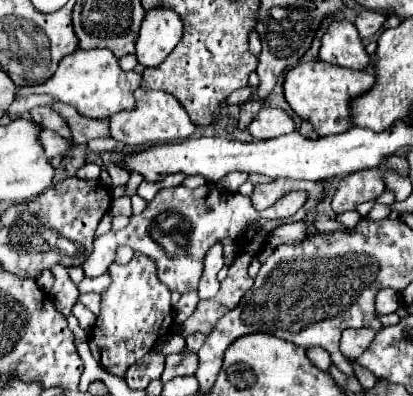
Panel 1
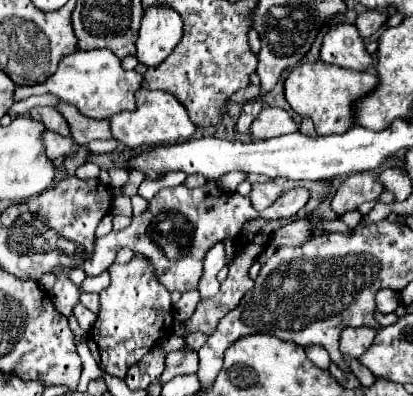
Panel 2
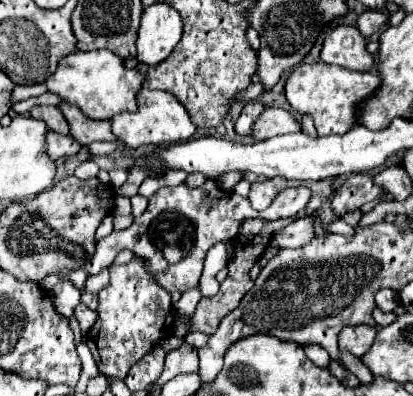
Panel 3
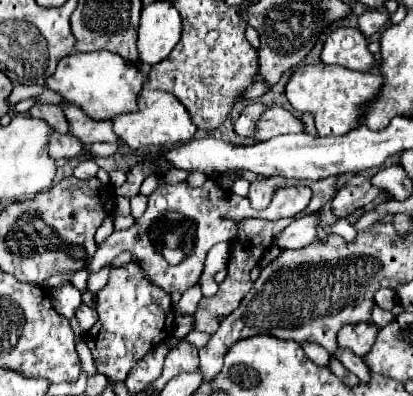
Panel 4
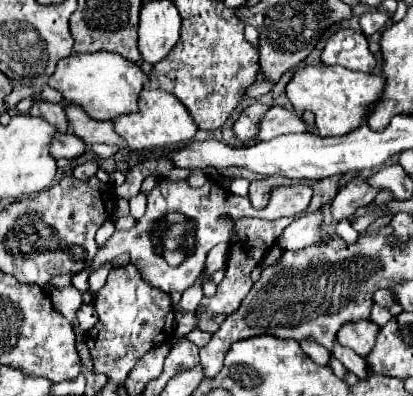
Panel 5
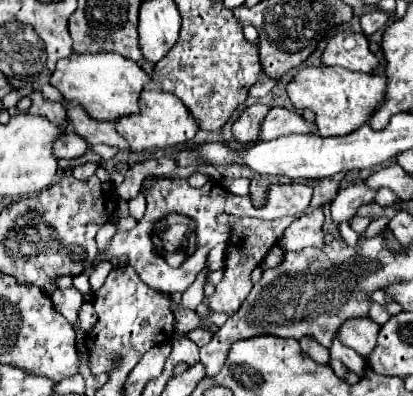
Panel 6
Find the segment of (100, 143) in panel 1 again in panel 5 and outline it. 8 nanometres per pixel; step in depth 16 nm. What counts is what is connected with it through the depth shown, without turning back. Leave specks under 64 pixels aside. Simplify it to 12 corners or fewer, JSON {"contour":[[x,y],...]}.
{"contour":[[92,144],[92,150],[100,158],[110,158],[118,152],[112,144]]}

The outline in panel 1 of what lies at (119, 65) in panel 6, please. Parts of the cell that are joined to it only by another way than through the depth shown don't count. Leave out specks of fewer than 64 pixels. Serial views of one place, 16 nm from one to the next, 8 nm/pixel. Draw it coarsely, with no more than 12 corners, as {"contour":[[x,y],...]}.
{"contour":[[106,48],[76,50],[15,99],[48,94],[86,118],[134,108],[140,74]]}

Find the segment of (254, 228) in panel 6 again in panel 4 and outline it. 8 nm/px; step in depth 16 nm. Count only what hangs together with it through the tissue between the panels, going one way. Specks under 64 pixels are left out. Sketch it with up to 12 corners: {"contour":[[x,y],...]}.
{"contour":[[292,218],[242,220],[228,276],[200,300],[194,330],[214,334],[252,288],[250,270]]}

